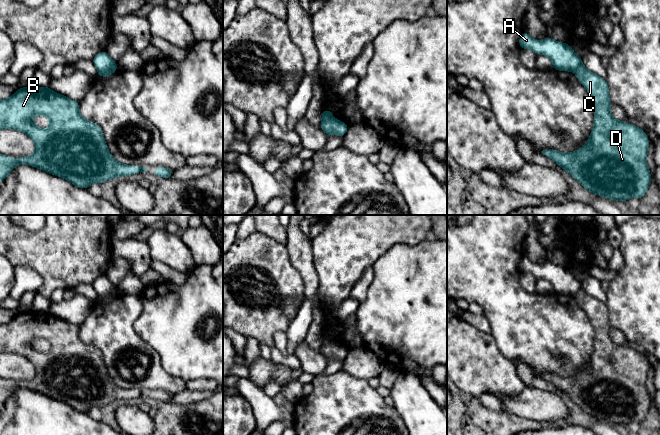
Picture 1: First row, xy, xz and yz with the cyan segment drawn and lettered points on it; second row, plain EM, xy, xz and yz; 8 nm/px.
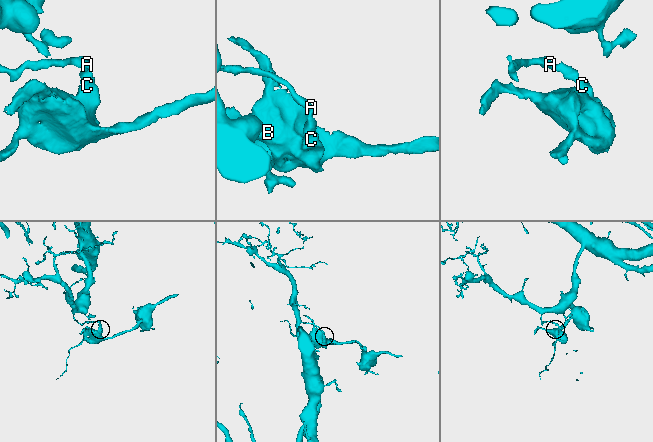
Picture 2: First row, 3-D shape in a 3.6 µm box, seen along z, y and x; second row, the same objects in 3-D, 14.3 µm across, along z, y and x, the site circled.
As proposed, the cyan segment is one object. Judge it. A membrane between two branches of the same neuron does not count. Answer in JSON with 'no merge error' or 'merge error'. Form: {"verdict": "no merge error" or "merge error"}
{"verdict": "merge error"}

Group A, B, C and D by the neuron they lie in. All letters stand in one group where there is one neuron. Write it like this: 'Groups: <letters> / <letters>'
Groups: A / B C D

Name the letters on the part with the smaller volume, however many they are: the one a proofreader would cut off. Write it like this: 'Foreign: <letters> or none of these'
Foreign: B, C, D

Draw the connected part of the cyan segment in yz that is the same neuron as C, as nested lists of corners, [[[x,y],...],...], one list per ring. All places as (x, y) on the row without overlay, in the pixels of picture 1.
[[[581,288],[575,296],[578,304],[588,315],[595,331],[594,350],[585,370],[573,377],[561,377],[554,373],[541,377],[552,382],[586,414],[610,424],[628,425],[631,421],[641,424],[650,409],[651,397],[646,387],[649,364],[641,352],[615,344],[610,338],[611,325],[608,307]]]

